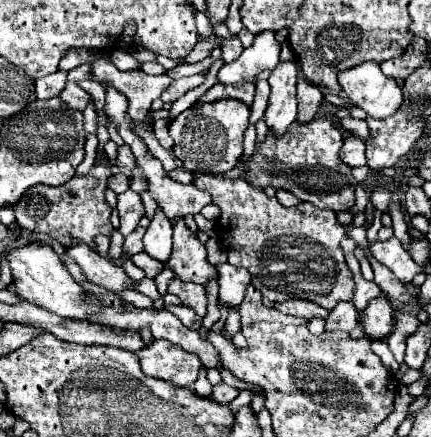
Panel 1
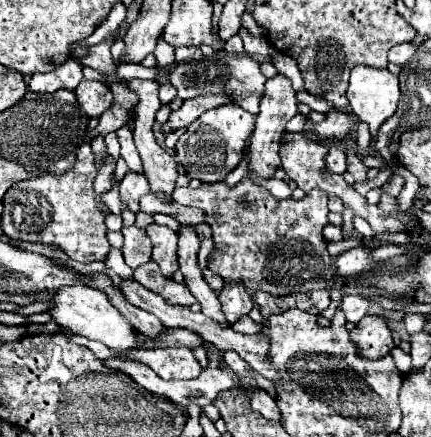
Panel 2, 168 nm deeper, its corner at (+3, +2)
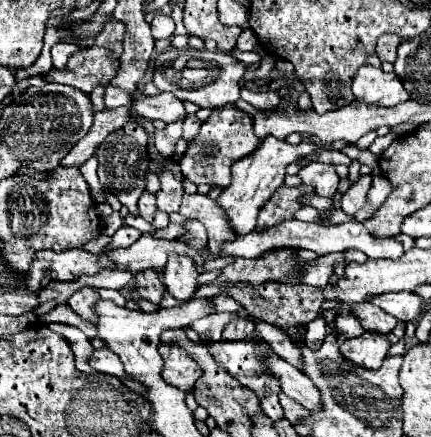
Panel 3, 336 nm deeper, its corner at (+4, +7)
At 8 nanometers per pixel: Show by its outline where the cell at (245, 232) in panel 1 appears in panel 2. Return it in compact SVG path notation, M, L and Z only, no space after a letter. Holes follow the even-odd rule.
M247 176L235 186L225 182L203 182L199 188L177 188L173 200L181 206L197 206L205 212L205 222L213 228L215 250L209 256L209 268L217 272L225 282L243 282L251 292L267 292L275 296L285 296L291 292L313 292L313 290L331 290L335 286L335 258L327 252L327 240L323 238L323 228L329 224L327 194L321 190L311 190L301 200L285 198L277 200L263 186L253 184Z

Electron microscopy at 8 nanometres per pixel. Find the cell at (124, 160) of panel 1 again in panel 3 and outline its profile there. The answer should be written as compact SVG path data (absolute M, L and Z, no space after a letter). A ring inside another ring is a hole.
M144 191L142 193L142 197L140 197L140 201L138 201L138 209L140 209L140 215L148 221L148 223L152 223L154 221L154 213L156 213L156 201L154 201L154 195L152 193L148 193L148 191Z

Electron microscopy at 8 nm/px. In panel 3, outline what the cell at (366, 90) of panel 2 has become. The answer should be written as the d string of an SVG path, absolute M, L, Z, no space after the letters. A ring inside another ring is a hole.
M370 65L358 69L352 83L352 91L358 101L374 103L380 107L394 107L410 99L410 93L404 89L396 73L386 73Z

